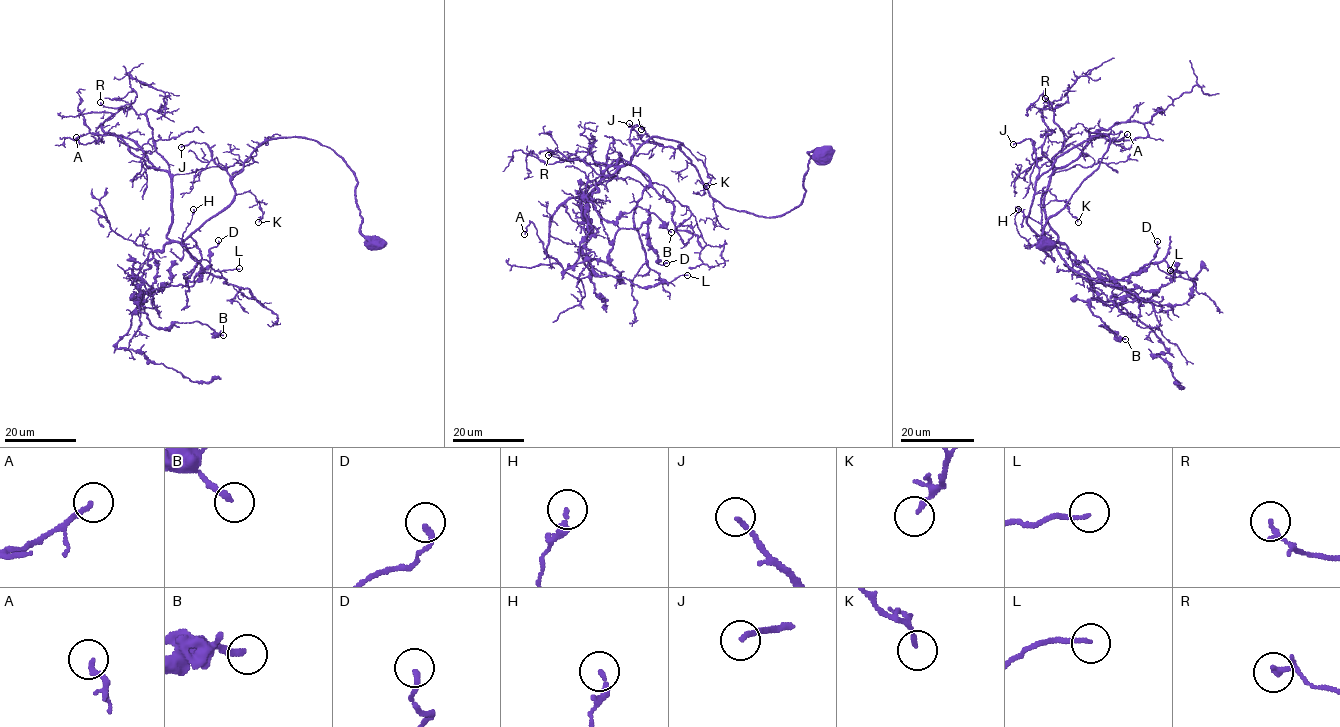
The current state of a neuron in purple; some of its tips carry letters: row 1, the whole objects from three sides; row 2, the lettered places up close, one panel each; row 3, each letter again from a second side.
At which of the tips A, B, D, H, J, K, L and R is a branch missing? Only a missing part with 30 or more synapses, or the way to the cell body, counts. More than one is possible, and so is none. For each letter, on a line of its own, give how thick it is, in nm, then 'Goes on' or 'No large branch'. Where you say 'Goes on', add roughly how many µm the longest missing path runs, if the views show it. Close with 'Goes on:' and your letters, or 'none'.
A: Thickness 190 nm. No large branch
B: Thickness 240 nm. No large branch
D: Thickness 200 nm. No large branch
H: Thickness 190 nm. No large branch
J: Thickness 170 nm. No large branch
K: Thickness 150 nm. No large branch
L: Thickness 160 nm. No large branch
R: Thickness 180 nm. No large branch
Goes on: none

